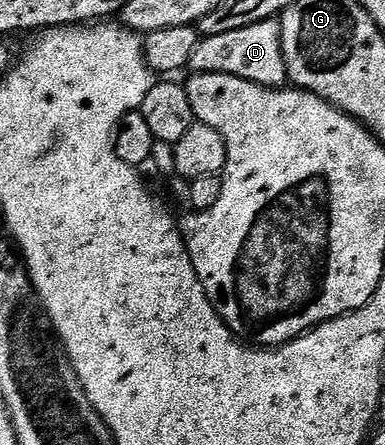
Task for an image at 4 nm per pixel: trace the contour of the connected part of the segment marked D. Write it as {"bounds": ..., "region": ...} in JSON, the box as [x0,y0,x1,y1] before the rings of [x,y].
{"bounds":[190,19,288,89],"region":[[[272,19],[229,31],[225,35],[203,37],[191,56],[190,68],[195,71],[228,73],[241,79],[249,79],[266,89],[281,89],[288,84],[287,68],[283,58],[281,27],[279,21]]]}

